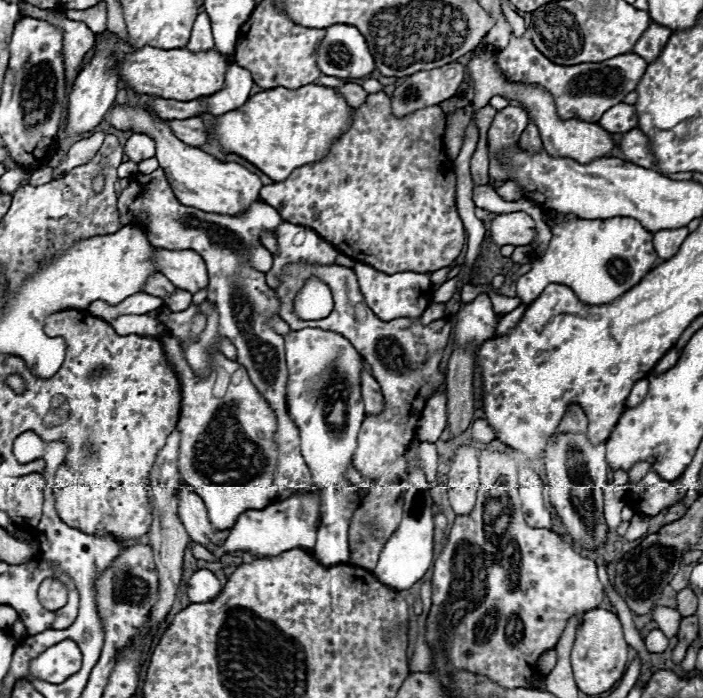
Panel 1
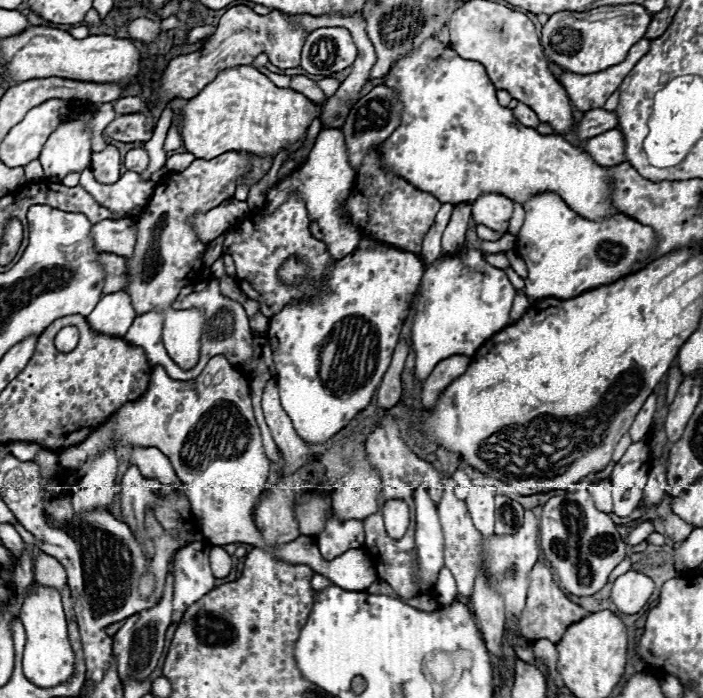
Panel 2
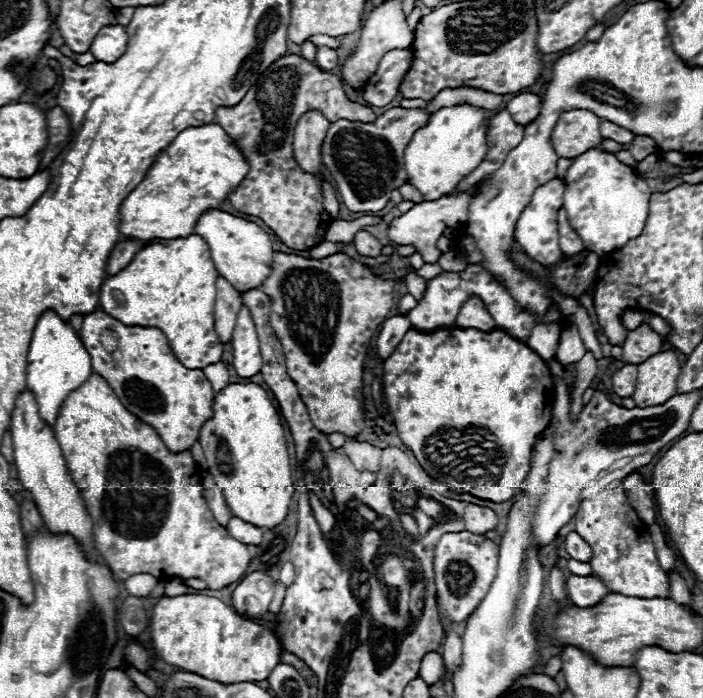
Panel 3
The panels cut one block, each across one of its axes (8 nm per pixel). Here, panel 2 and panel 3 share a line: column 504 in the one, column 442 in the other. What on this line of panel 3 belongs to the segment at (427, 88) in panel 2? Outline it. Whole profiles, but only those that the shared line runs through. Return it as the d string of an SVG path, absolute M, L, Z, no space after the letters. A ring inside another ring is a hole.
M460 104L452 108L440 108L432 114L430 122L414 132L412 142L404 152L404 168L408 182L422 194L424 200L438 200L454 192L456 184L470 174L486 156L486 128L490 116L482 108Z

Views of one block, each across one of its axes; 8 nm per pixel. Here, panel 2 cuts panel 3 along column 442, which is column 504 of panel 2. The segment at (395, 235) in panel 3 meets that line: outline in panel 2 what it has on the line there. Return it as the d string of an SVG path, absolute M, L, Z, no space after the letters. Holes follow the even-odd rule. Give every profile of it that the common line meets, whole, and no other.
M486 192L482 196L478 196L474 202L470 202L472 206L472 220L476 224L488 226L496 232L506 232L508 230L508 220L512 216L512 200L502 196L502 194L494 194L494 192Z

